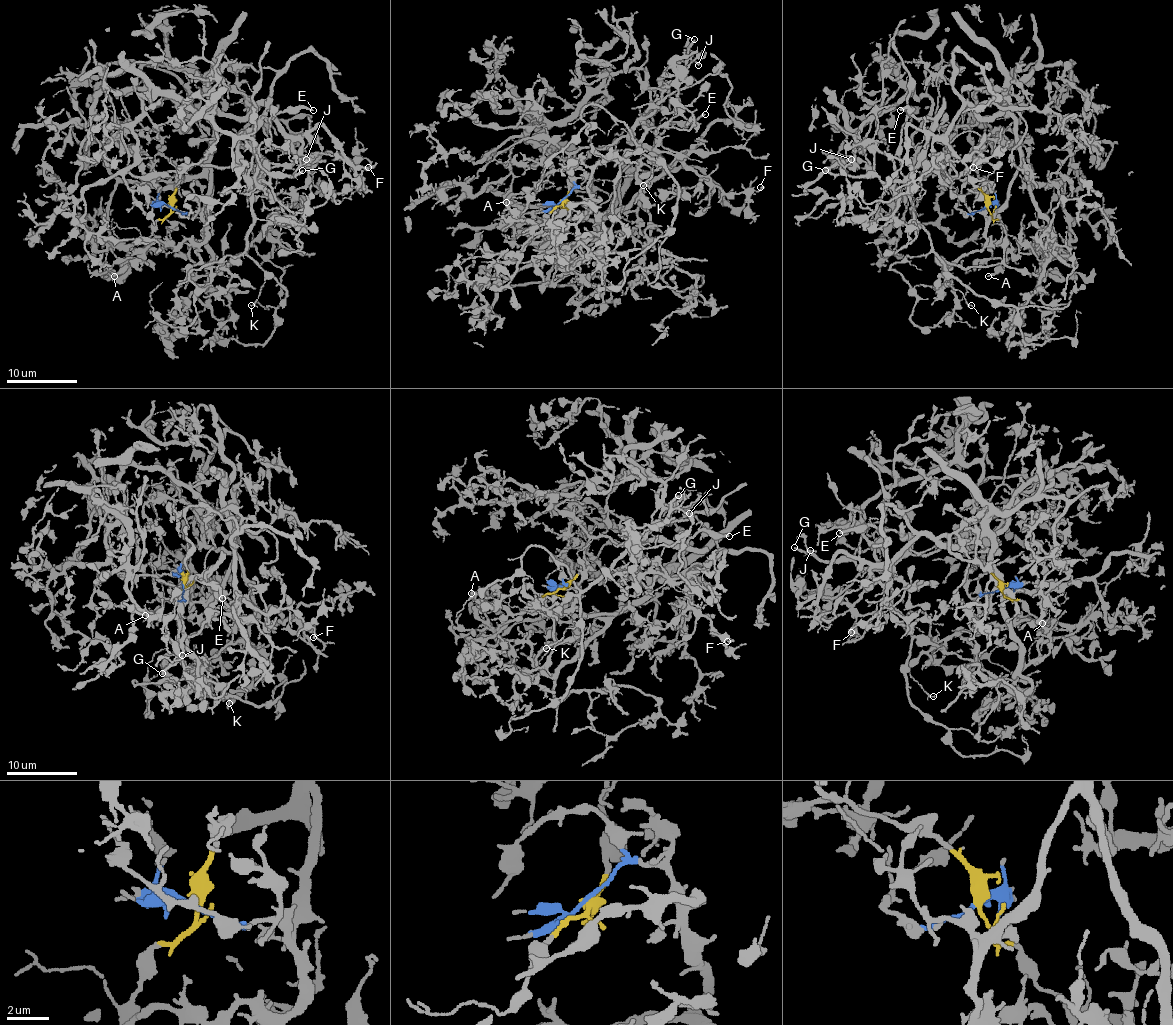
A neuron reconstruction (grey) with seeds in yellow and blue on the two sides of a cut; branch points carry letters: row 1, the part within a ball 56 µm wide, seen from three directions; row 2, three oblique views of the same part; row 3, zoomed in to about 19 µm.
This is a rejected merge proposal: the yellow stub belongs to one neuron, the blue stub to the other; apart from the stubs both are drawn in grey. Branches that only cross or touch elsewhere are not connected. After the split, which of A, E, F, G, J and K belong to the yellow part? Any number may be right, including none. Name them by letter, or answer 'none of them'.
E, G, J, K

